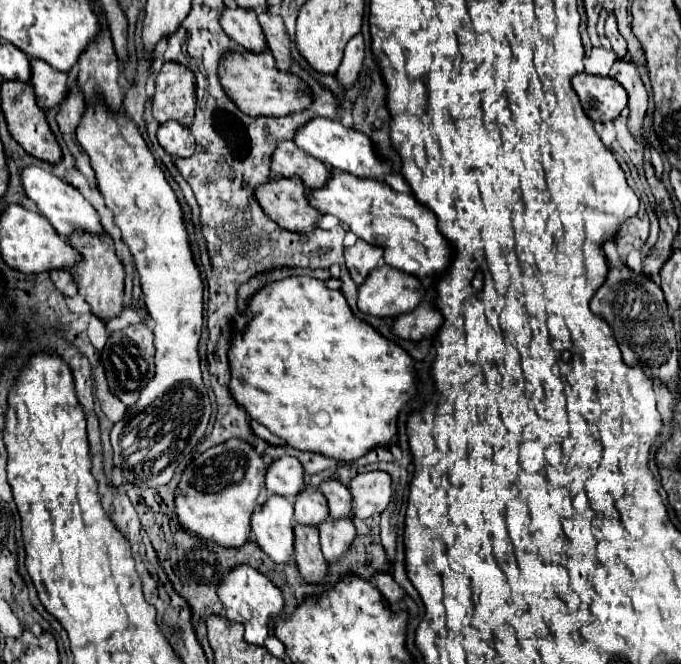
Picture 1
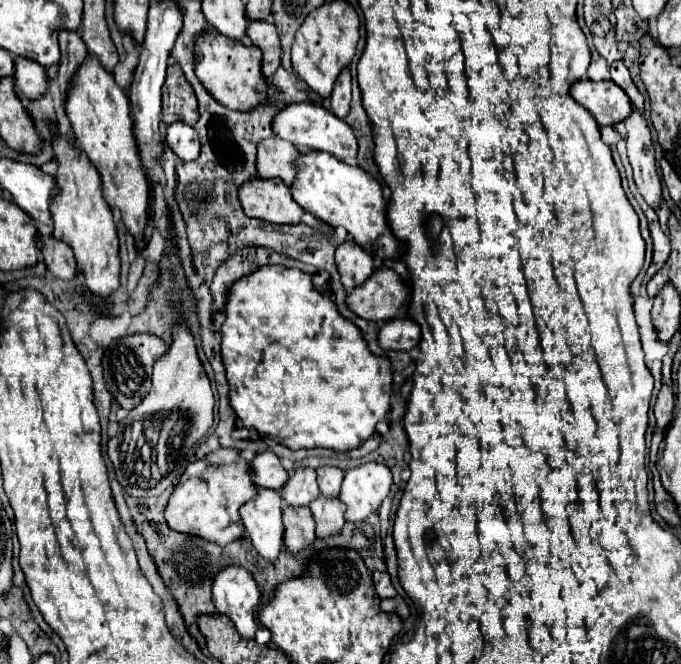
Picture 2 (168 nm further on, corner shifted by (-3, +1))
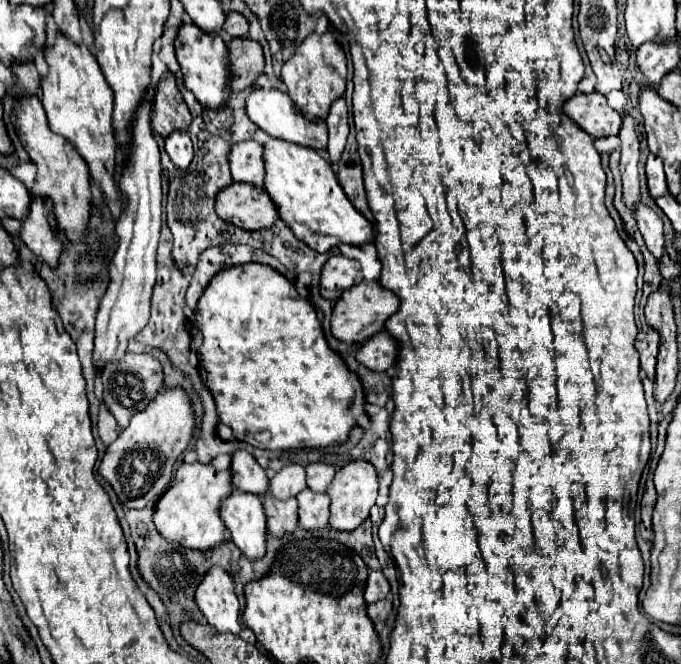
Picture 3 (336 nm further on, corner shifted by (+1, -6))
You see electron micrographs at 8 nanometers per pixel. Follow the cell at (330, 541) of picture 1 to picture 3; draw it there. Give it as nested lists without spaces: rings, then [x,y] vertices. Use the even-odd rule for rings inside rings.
[[[309,487],[297,497],[299,503],[299,525],[303,529],[323,529],[329,525],[329,503],[325,493],[315,493]]]

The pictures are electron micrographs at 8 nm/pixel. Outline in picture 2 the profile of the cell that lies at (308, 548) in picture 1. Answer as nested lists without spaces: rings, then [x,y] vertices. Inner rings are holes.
[[[285,504],[283,526],[285,526],[285,548],[291,554],[299,554],[303,548],[315,542],[315,520],[307,506],[293,508]]]

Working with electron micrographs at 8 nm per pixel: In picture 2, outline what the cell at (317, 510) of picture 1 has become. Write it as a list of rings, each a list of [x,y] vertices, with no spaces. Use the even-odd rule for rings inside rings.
[[[297,468],[293,478],[289,478],[285,490],[281,492],[283,500],[289,506],[309,506],[313,500],[319,498],[319,486],[317,486],[317,474],[311,468]]]

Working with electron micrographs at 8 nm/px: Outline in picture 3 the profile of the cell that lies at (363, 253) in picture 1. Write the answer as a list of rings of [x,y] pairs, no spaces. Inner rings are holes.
[[[343,255],[329,257],[321,269],[319,293],[329,301],[337,301],[341,293],[363,281],[363,273],[359,261],[353,261]]]

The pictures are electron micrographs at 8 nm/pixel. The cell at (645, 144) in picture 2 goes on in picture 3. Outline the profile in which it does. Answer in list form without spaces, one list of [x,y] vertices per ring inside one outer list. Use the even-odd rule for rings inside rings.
[[[639,203],[639,211],[635,213],[637,219],[637,227],[645,239],[647,249],[653,253],[653,257],[657,259],[657,265],[661,263],[661,257],[665,253],[665,239],[663,239],[663,223],[657,217],[657,213],[649,207],[645,207],[643,203]]]

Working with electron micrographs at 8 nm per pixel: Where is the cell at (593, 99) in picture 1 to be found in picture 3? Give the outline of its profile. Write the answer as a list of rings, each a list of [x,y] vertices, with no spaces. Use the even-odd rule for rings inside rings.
[[[577,93],[563,105],[563,111],[593,139],[617,135],[621,129],[621,115],[607,105],[601,93]]]

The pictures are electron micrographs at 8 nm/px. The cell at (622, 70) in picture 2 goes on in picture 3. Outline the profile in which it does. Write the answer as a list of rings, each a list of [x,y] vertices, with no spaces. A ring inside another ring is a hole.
[[[623,117],[623,127],[619,131],[621,137],[621,181],[623,181],[623,203],[627,209],[635,213],[639,203],[639,175],[637,175],[637,163],[639,163],[639,139],[635,133],[635,121],[633,117]]]

